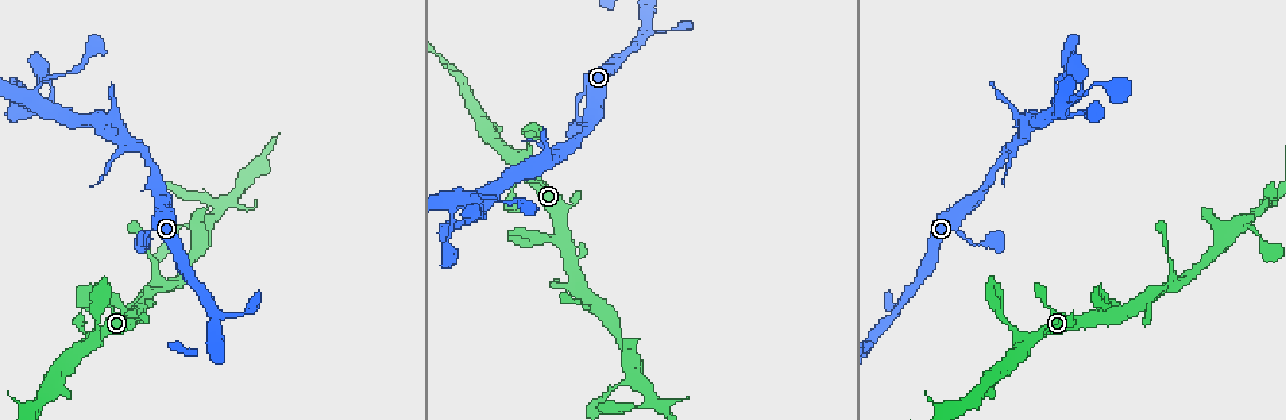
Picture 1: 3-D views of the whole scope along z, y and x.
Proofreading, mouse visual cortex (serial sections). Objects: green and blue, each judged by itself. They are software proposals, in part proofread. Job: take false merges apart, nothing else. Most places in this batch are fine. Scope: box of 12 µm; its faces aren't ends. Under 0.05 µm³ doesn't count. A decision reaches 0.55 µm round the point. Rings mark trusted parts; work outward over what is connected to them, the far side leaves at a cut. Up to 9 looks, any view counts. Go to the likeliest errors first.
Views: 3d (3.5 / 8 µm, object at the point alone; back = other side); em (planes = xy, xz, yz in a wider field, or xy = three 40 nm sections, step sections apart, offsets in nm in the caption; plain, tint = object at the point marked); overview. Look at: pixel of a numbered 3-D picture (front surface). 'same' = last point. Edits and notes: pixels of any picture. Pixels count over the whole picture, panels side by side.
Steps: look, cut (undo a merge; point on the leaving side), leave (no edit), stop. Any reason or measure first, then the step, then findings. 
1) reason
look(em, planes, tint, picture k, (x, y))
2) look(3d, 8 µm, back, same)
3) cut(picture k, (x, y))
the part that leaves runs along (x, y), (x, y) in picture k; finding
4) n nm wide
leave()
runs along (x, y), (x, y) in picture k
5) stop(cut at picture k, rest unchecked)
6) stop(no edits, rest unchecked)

sharp bend
look(3d, 3.5 µm, back, picture 1, (1057, 77))

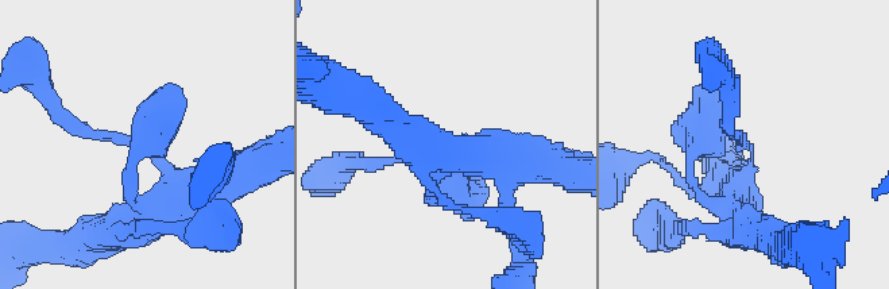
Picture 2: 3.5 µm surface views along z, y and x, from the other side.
arms of 150, 400 nm
look(em, planes, tint, picture 2, (740, 146))

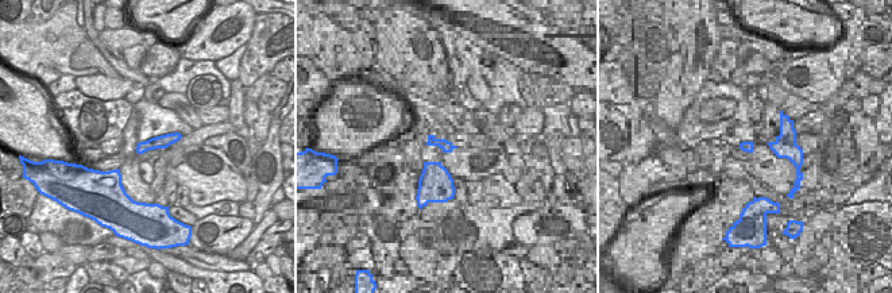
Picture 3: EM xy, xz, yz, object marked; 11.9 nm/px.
leave()
runs along (176, 137), (139, 149) in picture 3; one cell here

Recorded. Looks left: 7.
a narrow waist
look(3d, 3.5 µm, picture 1, (89, 344))

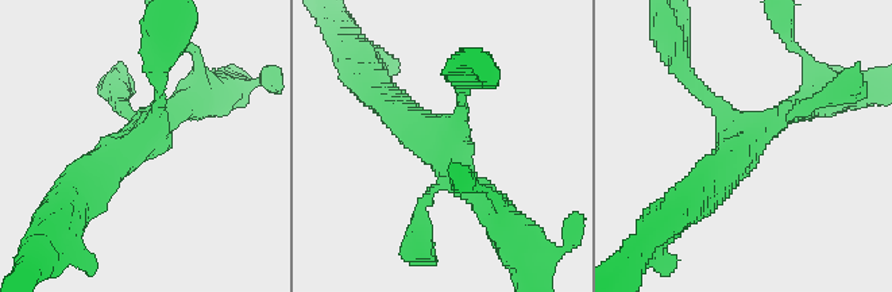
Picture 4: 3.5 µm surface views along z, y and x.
4 arms; arms of 150, 200, 350, 450 nm
look(em, xy, step 3, tint, picture 4, (140, 138))

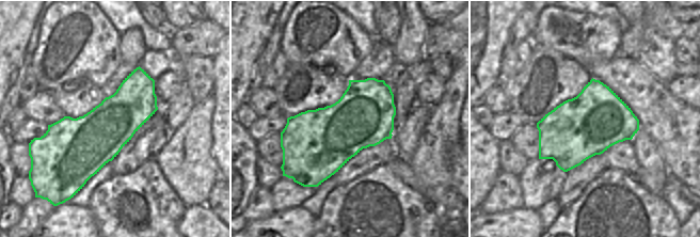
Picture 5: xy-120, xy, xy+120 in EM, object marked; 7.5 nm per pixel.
leave()
runs along (494, 208), (382, 98) in picture 4; one cell here

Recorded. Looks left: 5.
arms part here
look(3d, 8 µm, picture 1, (1139, 301))

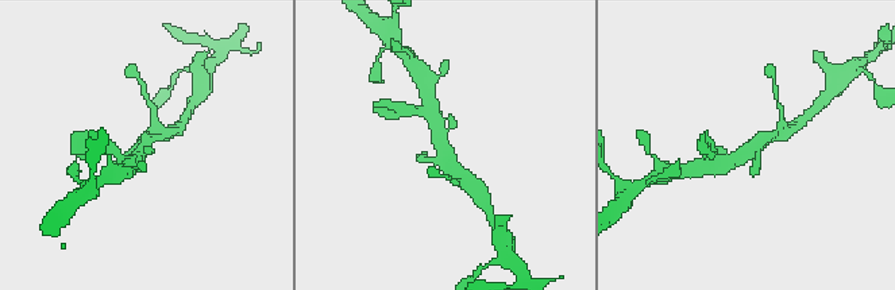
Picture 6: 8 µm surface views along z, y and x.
zoom in
look(3d, 3.5 µm, picture 6, (747, 150))

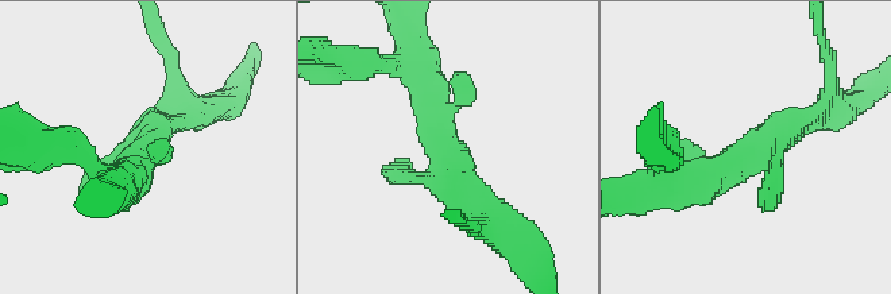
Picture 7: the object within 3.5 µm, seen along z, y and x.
leave()
one cell here

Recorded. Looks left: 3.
a narrow waist
look(3d, 3.5 µm, picture 1, (646, 31))

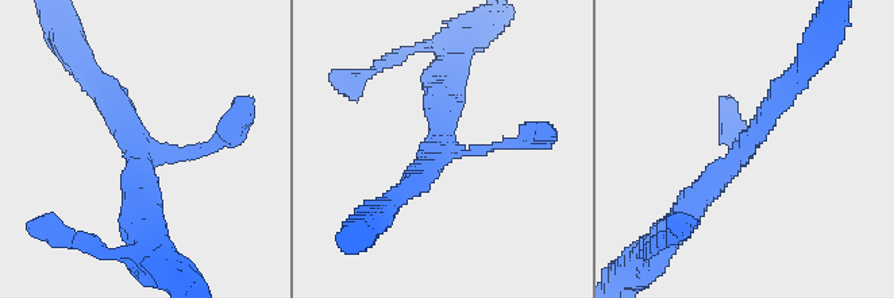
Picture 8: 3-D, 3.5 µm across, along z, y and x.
need the tissue
look(em, xy, step 2, tint, picture 8, (739, 151))

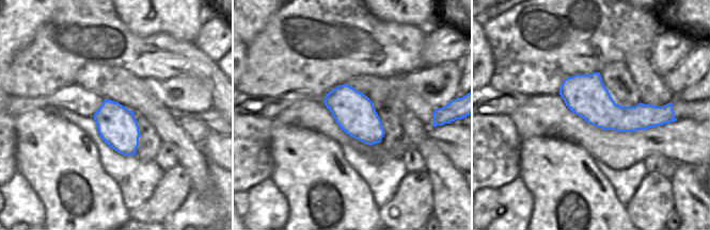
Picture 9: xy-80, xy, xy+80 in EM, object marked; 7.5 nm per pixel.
leave()
runs along (789, 81), (758, 131), (678, 223) in picture 8; one cell here

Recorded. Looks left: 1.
stop(no edits, rest unchecked)

